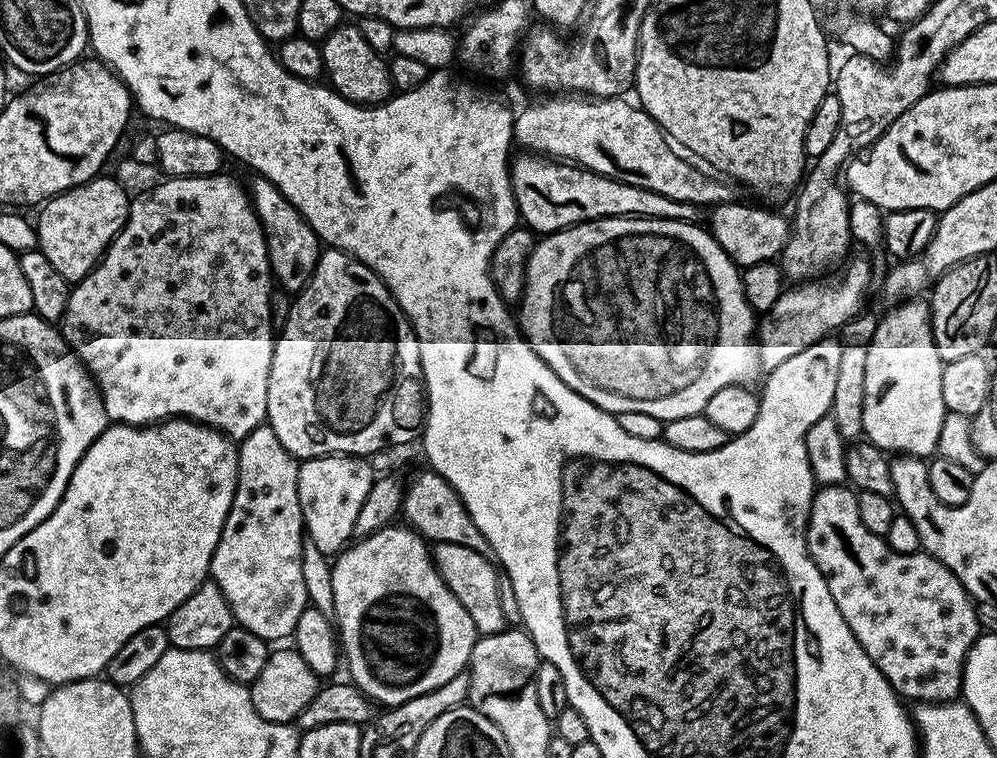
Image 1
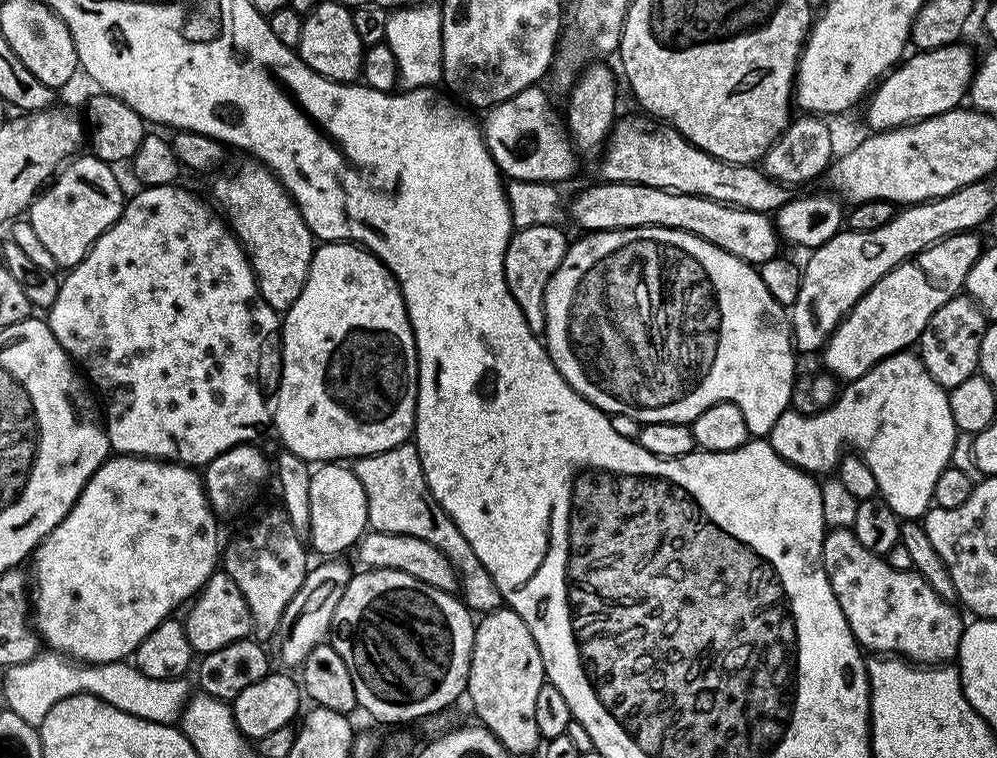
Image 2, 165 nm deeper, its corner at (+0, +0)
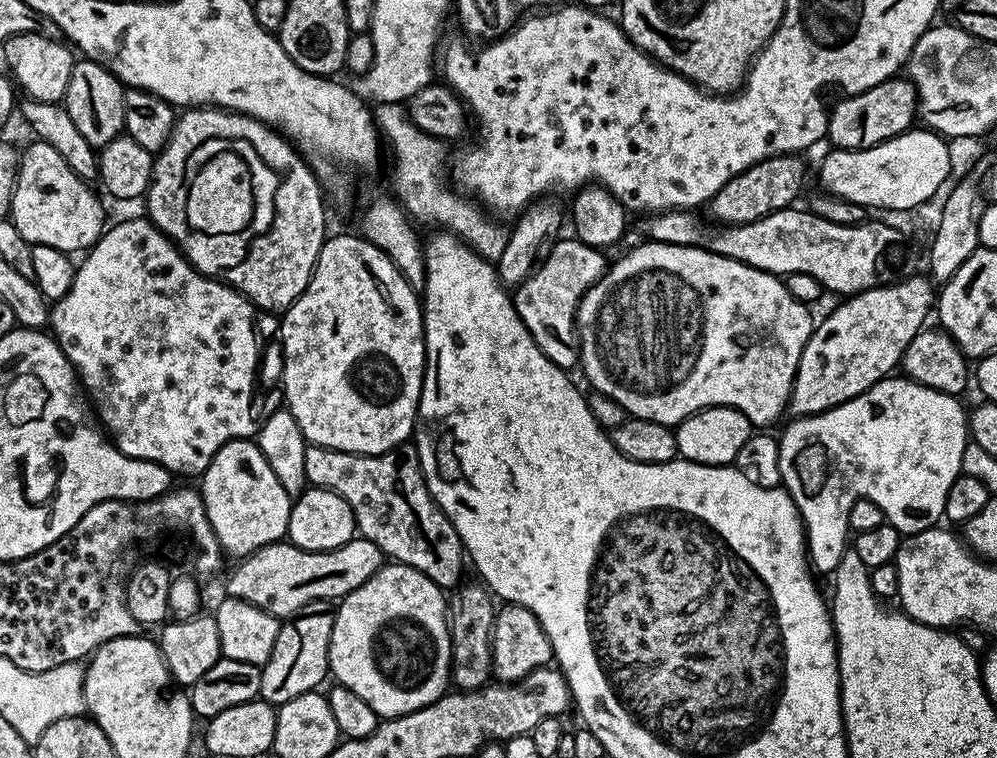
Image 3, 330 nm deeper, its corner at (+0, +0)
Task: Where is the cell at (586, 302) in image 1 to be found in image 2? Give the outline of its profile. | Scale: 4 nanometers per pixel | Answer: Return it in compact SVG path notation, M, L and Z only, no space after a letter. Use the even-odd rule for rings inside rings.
M615 228L614 230L606 230L605 232L588 232L584 234L581 240L573 239L569 243L566 254L558 266L558 270L554 270L554 274L546 286L542 343L548 349L548 357L554 362L554 366L562 374L562 378L566 378L566 382L575 392L585 396L592 405L596 408L601 408L603 412L618 416L629 416L630 418L639 420L641 425L653 424L654 422L678 422L679 424L691 425L692 421L698 418L698 414L702 414L710 406L731 402L738 406L738 410L742 410L742 414L748 423L749 433L753 437L764 438L771 433L774 422L778 422L778 418L782 418L782 414L789 411L792 404L792 391L798 379L798 371L796 372L796 356L798 357L798 352L794 347L792 338L792 321L786 309L776 301L774 294L770 294L770 290L766 290L766 282L762 282L759 271L753 265L747 264L745 260L739 260L734 254L730 254L726 250L722 250L718 246L714 246L710 242L698 238L694 234L683 232L682 230L674 230L673 228Z

